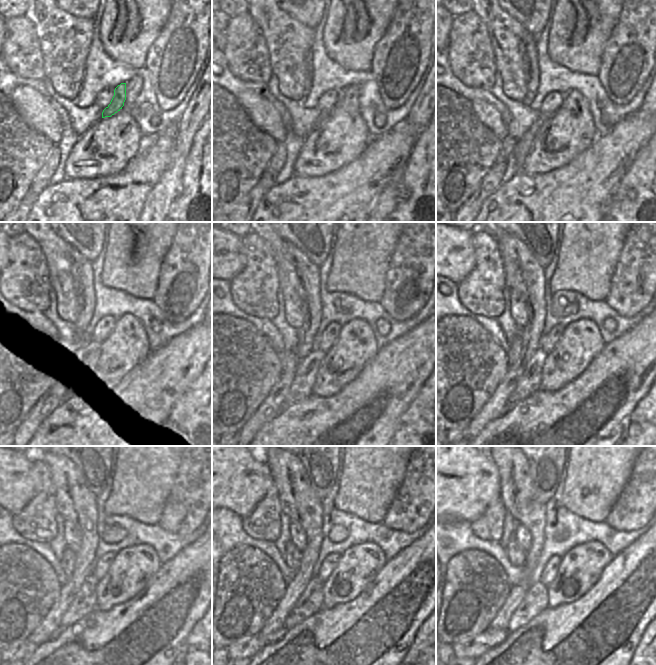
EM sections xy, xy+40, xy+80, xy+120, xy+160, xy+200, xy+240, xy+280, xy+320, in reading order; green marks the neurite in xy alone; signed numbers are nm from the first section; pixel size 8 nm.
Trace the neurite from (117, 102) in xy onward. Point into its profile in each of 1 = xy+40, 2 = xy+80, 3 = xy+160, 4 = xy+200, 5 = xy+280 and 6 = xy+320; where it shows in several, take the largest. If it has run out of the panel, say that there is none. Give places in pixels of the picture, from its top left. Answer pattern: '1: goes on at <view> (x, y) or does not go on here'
1: goes on at xy+40 (324, 115)
2: goes on at xy+80 (524, 145)
3: goes on at xy+160 (304, 377)
4: goes on at xy+200 (529, 382)
5: goes on at xy+280 (310, 601)
6: goes on at xy+320 (535, 601)

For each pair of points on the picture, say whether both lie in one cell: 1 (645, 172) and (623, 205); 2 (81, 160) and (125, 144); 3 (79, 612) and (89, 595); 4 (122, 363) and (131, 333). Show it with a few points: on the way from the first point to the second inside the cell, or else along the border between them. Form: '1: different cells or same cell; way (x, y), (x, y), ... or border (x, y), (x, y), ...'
1: same cell; way (645, 182), (645, 190), (633, 202)
2: same cell; way (93, 157), (107, 160), (116, 159), (117, 156)
3: same cell; way (79, 608), (85, 599)
4: same cell; way (122, 356), (122, 352), (127, 347), (129, 340)

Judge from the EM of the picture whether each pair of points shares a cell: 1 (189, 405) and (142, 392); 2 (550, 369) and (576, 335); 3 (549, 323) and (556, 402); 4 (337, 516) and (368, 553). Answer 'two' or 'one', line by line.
1: two
2: one
3: two
4: two

